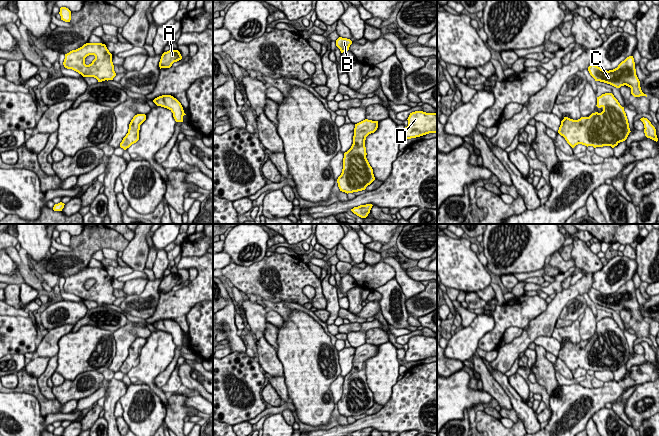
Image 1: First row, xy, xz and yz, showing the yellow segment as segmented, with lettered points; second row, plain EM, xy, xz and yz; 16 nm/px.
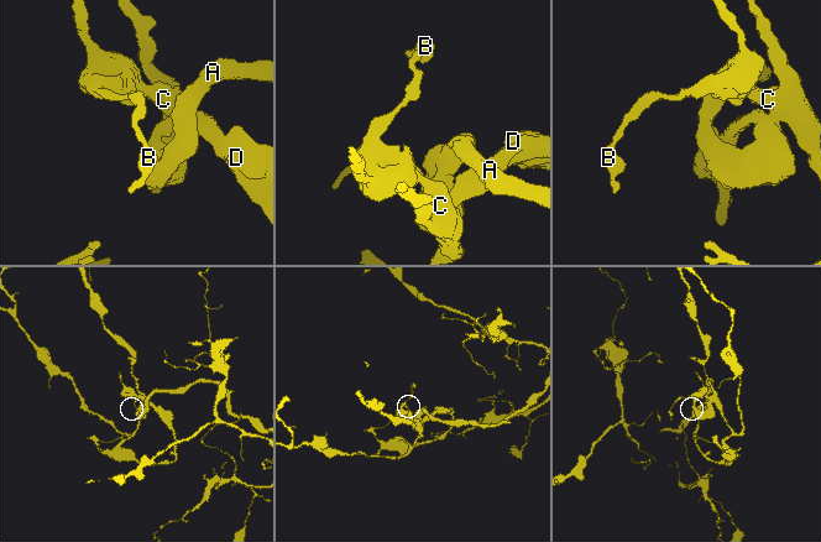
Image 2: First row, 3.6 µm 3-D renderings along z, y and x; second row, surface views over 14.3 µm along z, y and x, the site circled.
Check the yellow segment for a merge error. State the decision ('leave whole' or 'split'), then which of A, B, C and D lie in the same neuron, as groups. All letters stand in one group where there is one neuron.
leave whole | A B C D

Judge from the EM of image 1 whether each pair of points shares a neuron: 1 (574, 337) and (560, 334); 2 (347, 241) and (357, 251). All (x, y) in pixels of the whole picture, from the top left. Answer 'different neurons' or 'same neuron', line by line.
1: same neuron
2: same neuron

